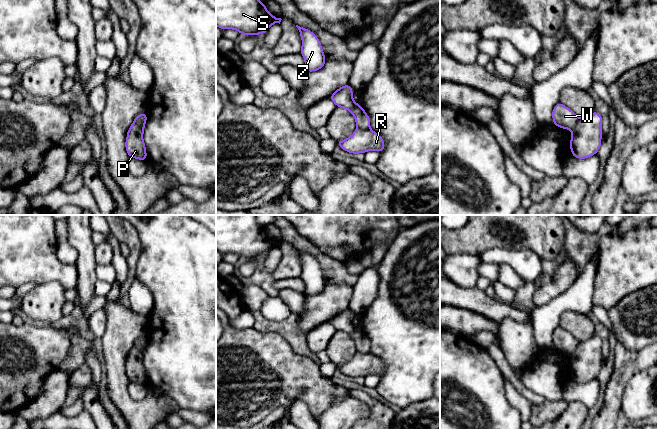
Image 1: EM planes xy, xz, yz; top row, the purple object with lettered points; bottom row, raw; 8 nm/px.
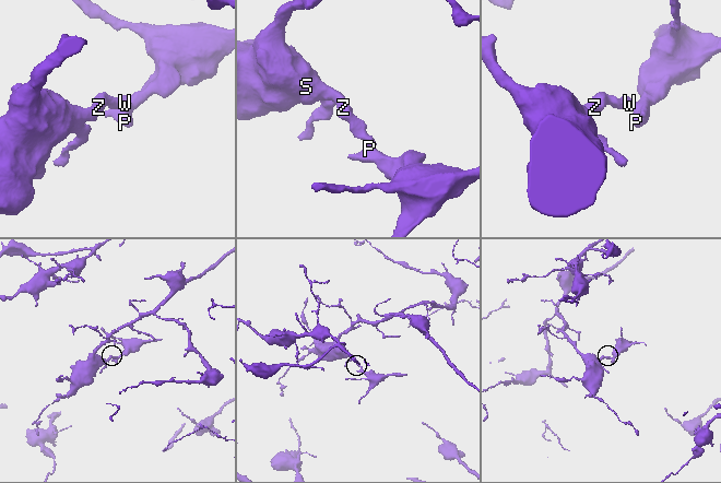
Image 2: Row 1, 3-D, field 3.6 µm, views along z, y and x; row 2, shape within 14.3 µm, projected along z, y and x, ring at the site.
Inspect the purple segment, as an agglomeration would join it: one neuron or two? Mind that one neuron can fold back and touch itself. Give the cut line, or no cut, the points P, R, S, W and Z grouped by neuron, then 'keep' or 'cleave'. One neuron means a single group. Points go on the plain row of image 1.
cut xz (357, 350), (368, 353); groups P R / S W Z; cleave

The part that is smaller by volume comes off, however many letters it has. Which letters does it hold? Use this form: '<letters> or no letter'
P, R

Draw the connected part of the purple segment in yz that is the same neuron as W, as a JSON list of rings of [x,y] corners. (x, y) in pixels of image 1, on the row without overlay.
[[[558,326],[552,334],[553,348],[561,353],[573,354],[579,344],[568,331]]]

